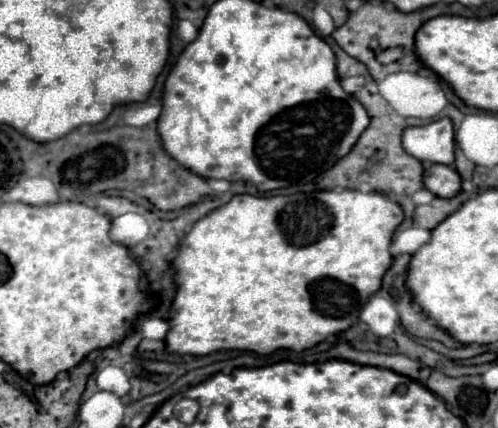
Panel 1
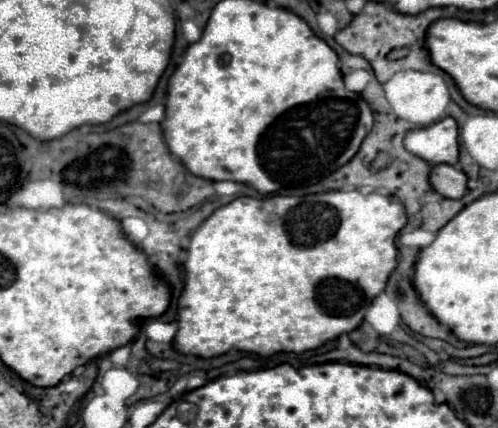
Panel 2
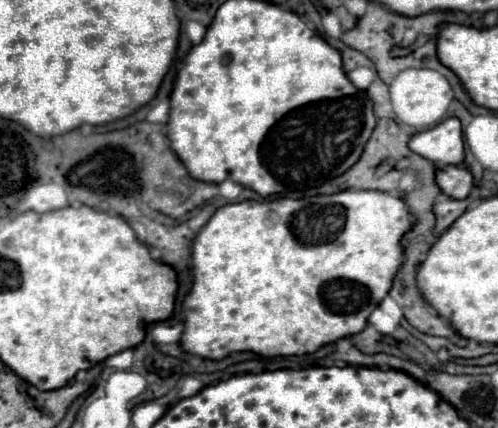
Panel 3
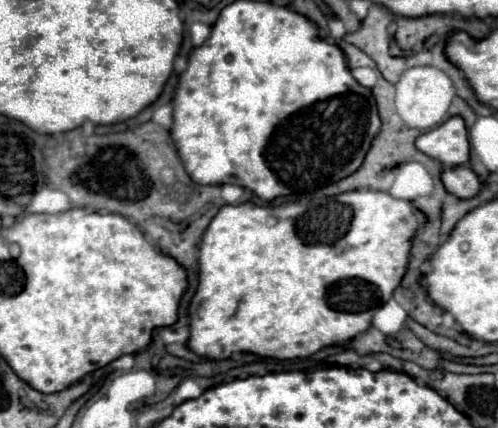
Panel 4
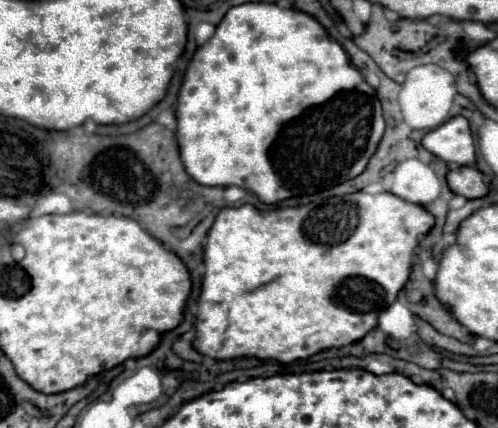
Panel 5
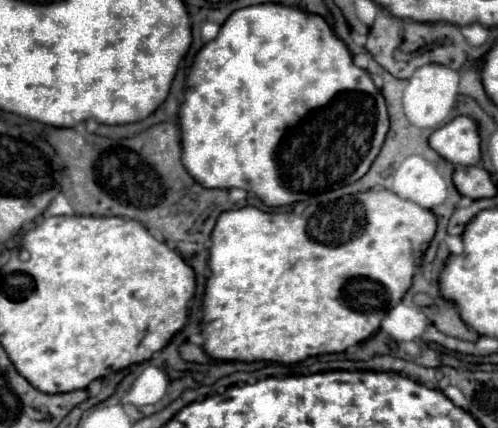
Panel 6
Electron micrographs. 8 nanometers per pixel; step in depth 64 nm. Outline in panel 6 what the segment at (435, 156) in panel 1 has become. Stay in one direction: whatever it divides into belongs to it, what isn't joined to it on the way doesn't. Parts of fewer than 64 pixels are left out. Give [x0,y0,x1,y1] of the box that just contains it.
[430,116,482,166]

